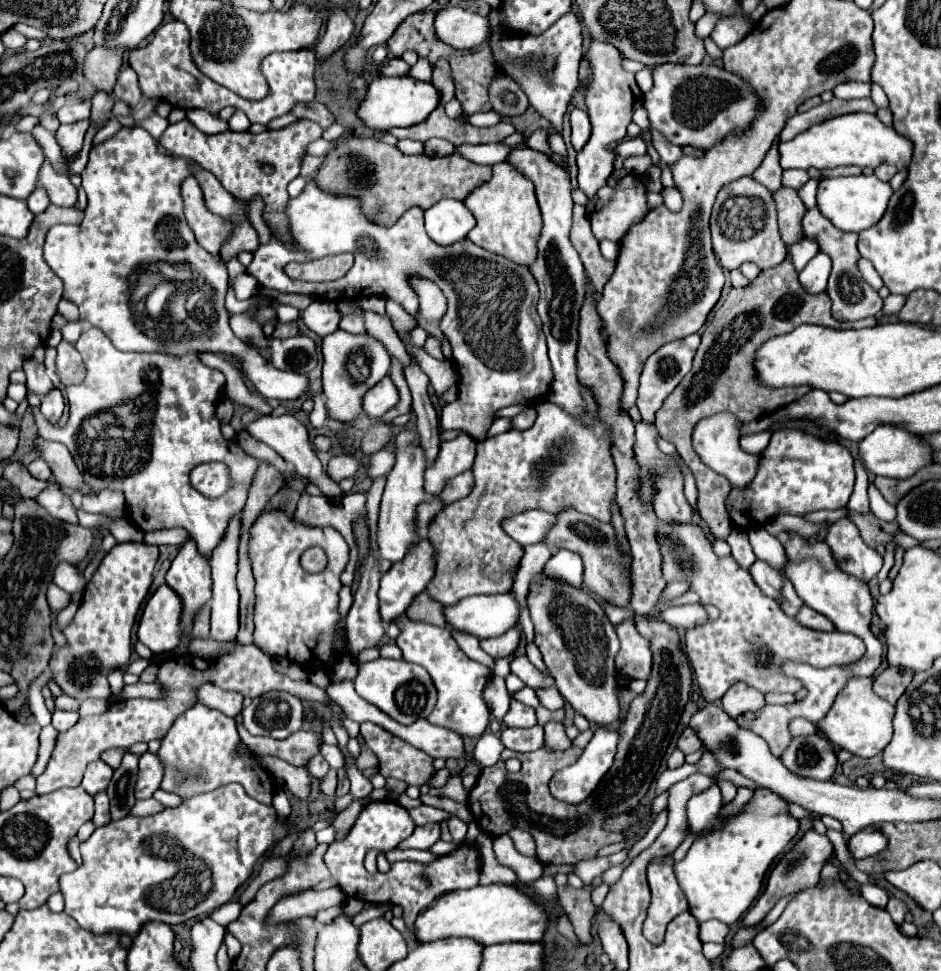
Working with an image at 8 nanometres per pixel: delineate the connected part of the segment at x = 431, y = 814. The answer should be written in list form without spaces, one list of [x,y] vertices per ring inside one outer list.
[[[418,806],[418,808],[412,808],[412,810],[410,810],[410,816],[412,816],[412,820],[414,820],[418,826],[422,826],[422,824],[446,820],[446,818],[448,818],[448,812],[438,810],[438,808],[432,808],[432,806]]]

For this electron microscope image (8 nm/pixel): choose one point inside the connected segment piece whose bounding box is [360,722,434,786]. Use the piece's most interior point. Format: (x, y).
(398, 759)

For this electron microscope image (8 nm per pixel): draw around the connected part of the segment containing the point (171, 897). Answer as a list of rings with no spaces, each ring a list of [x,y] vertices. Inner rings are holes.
[[[226,784],[214,792],[192,796],[176,808],[164,808],[158,814],[136,818],[126,816],[94,830],[94,834],[80,844],[82,866],[76,872],[60,878],[64,894],[64,912],[72,916],[84,930],[104,934],[110,930],[134,936],[142,924],[162,920],[166,924],[188,922],[196,916],[226,904],[236,890],[252,876],[260,856],[284,836],[294,832],[290,820],[280,820],[274,806],[266,806],[250,798],[240,784]]]

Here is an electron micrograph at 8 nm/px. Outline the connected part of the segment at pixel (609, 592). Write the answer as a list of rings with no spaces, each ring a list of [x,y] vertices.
[[[562,508],[562,512],[556,514],[554,528],[546,532],[548,546],[552,548],[566,548],[572,552],[578,552],[584,562],[584,582],[590,590],[594,590],[598,596],[602,596],[606,602],[612,602],[616,606],[628,606],[630,602],[630,566],[628,572],[622,572],[620,568],[620,554],[614,540],[614,530],[610,524],[604,524],[592,516],[574,512],[574,508]]]

